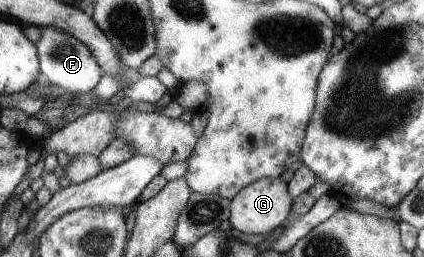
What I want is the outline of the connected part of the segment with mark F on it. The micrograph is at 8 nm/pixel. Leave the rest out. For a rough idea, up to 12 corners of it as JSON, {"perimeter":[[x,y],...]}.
{"perimeter":[[43,27],[41,76],[67,93],[89,93],[104,75],[85,44]]}

